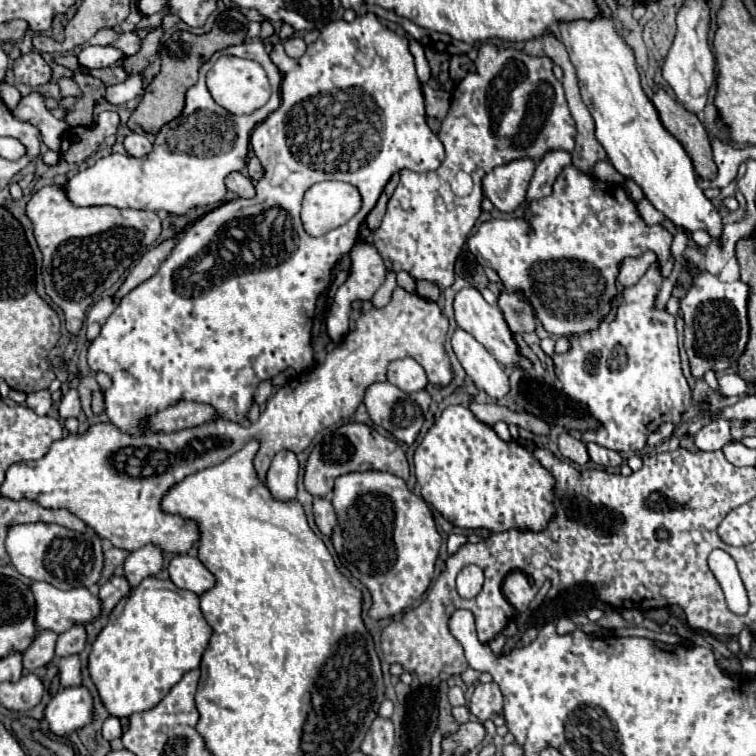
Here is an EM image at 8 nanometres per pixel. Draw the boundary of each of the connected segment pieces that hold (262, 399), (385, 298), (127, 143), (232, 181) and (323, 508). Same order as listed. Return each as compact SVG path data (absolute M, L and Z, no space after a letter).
M262 381L262 383L258 385L258 389L256 389L254 401L256 401L258 405L262 405L262 403L266 403L266 399L270 397L270 393L272 393L272 383L270 383L270 381Z
M386 261L386 267L388 267L386 281L384 281L382 287L374 293L374 299L372 299L372 305L374 305L374 307L386 307L386 303L390 301L390 297L392 297L392 293L394 293L394 287L396 287L396 277L394 277L394 273L390 271L390 261Z
M132 133L132 135L124 137L124 149L126 149L126 153L132 155L132 157L144 157L146 153L152 151L152 143L150 143L144 135Z
M234 171L234 173L230 173L230 175L226 177L226 187L228 187L232 193L236 193L238 197L252 197L252 195L254 195L254 185L252 185L252 181L250 181L248 177L244 177L242 173L238 173L238 171Z
M324 497L314 499L314 519L316 519L318 529L324 535L332 533L332 527L336 525L336 513L334 513L334 507L328 499L324 499Z

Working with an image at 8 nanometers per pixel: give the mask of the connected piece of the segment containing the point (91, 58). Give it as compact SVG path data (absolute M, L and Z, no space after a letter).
M84 47L78 53L78 63L86 69L102 69L112 67L120 57L124 57L124 53L114 47Z

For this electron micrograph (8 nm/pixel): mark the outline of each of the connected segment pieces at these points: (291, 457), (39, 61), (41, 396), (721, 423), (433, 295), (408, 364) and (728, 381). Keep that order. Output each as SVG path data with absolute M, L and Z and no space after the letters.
M280 451L268 469L266 485L274 499L288 501L296 497L296 479L298 479L298 459L294 451Z
M32 51L28 55L22 55L14 61L14 77L18 83L24 83L24 85L32 85L32 87L40 87L40 85L46 85L52 77L52 71L50 71L50 65L40 57L40 53Z
M36 391L36 393L28 393L26 395L26 405L36 411L38 415L46 415L48 409L52 407L52 399L50 399L50 391Z
M712 419L706 427L702 427L698 431L698 435L694 437L694 443L700 451L718 451L722 449L726 443L732 441L730 435L730 421L728 419Z
M417 280L416 281L416 292L421 297L437 301L440 296L440 290L434 283L429 281Z
M410 357L392 361L388 365L388 381L392 385L400 387L402 391L408 391L408 393L418 391L418 389L424 389L426 383L428 383L422 365L416 363L414 359L410 359Z
M720 377L720 385L716 393L718 395L748 395L750 387L740 377Z

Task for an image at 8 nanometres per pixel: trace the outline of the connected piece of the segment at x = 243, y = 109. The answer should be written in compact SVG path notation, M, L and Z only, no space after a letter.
M232 55L220 57L212 65L212 69L206 75L206 85L208 85L208 91L210 91L212 99L220 107L230 111L232 115L254 113L270 97L270 85L268 85L268 77L264 73L264 69L256 61L240 59L240 57L232 57Z

